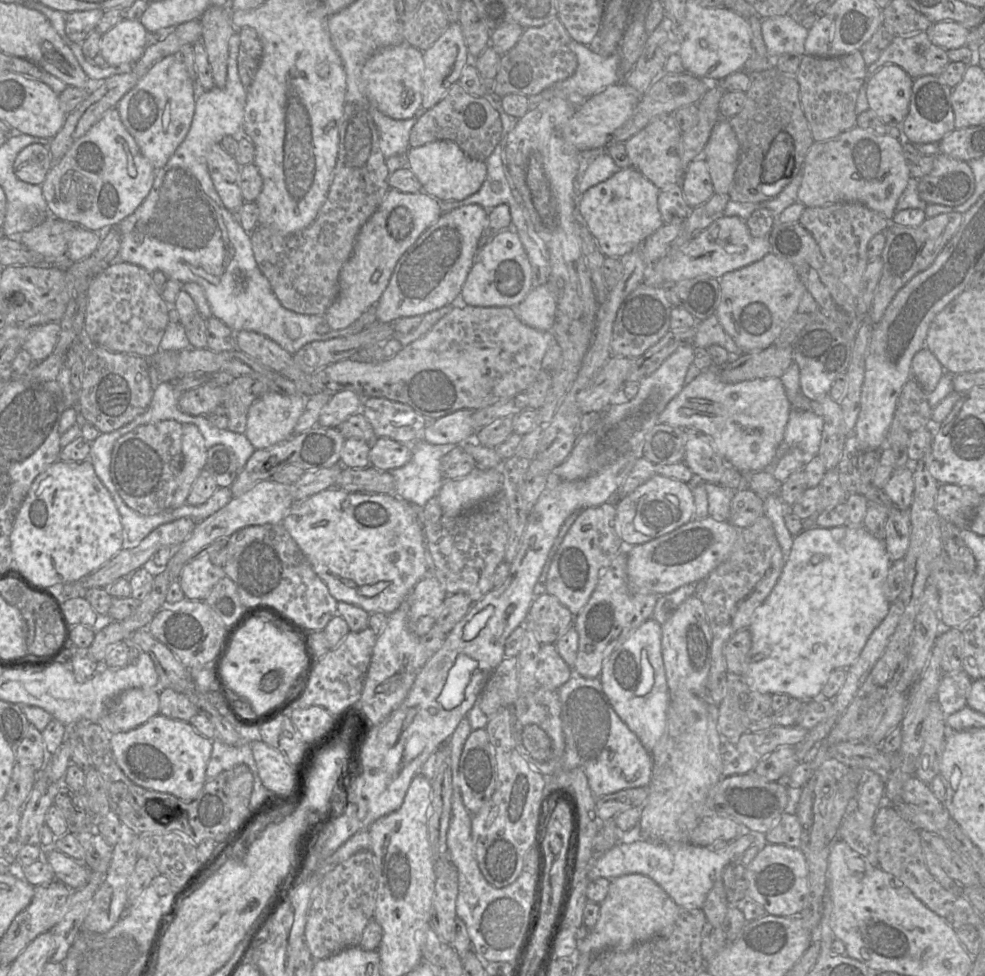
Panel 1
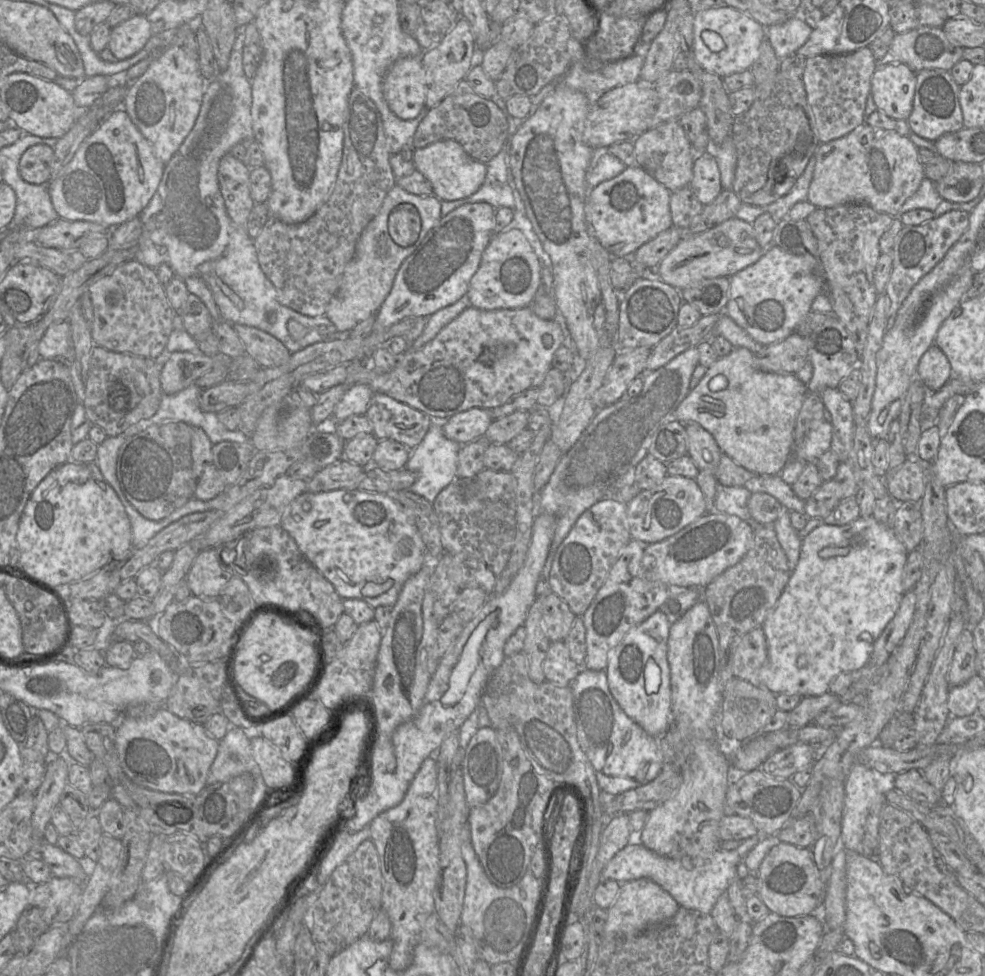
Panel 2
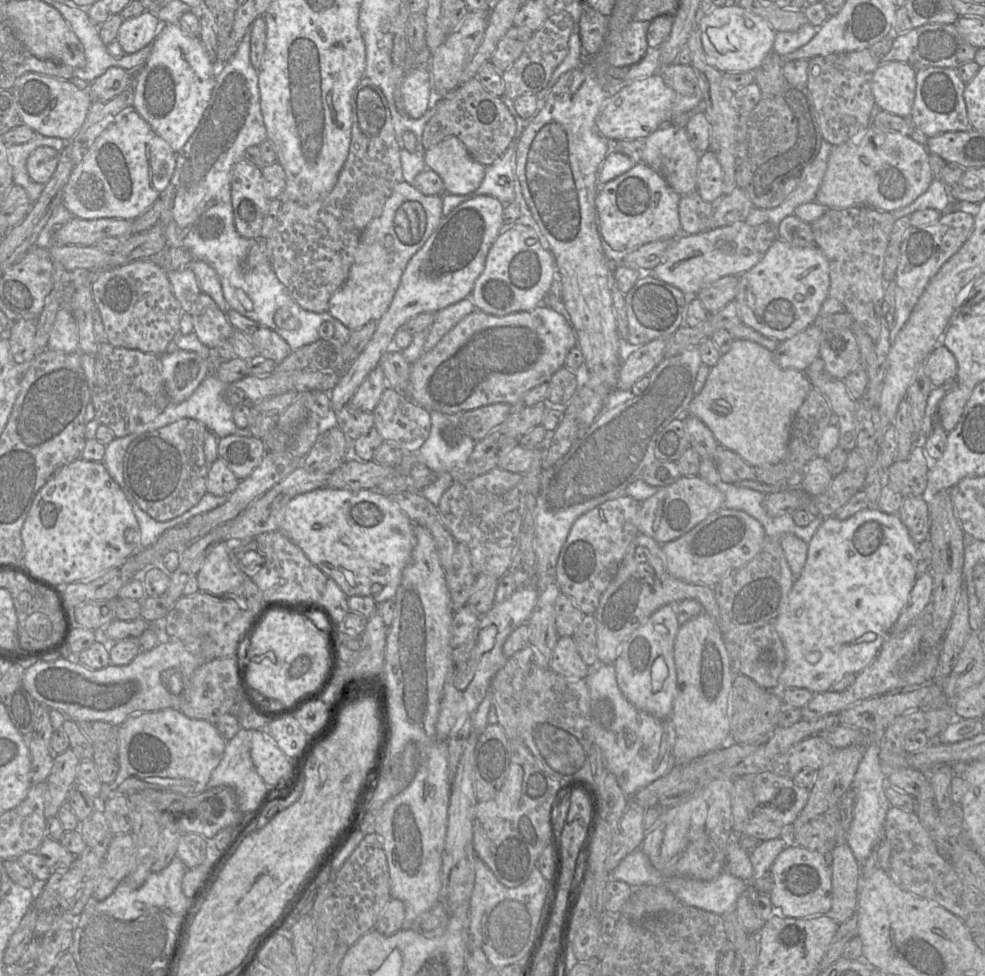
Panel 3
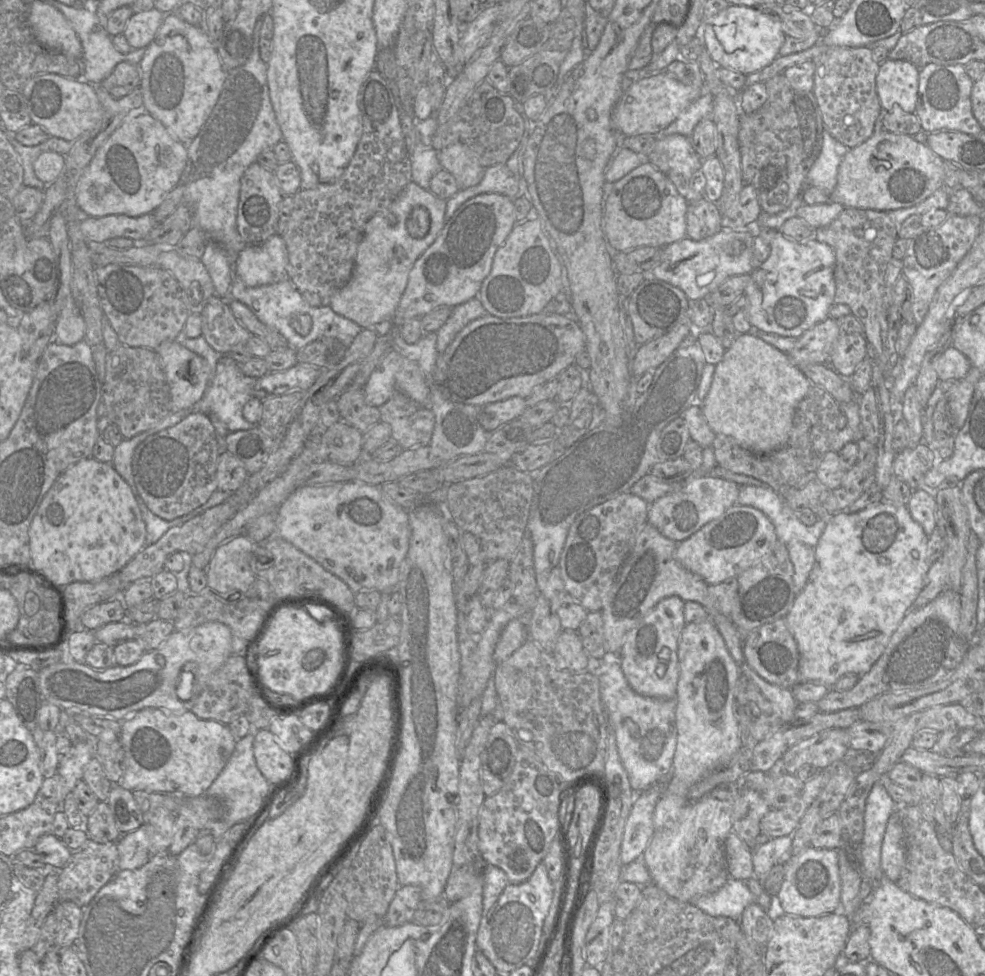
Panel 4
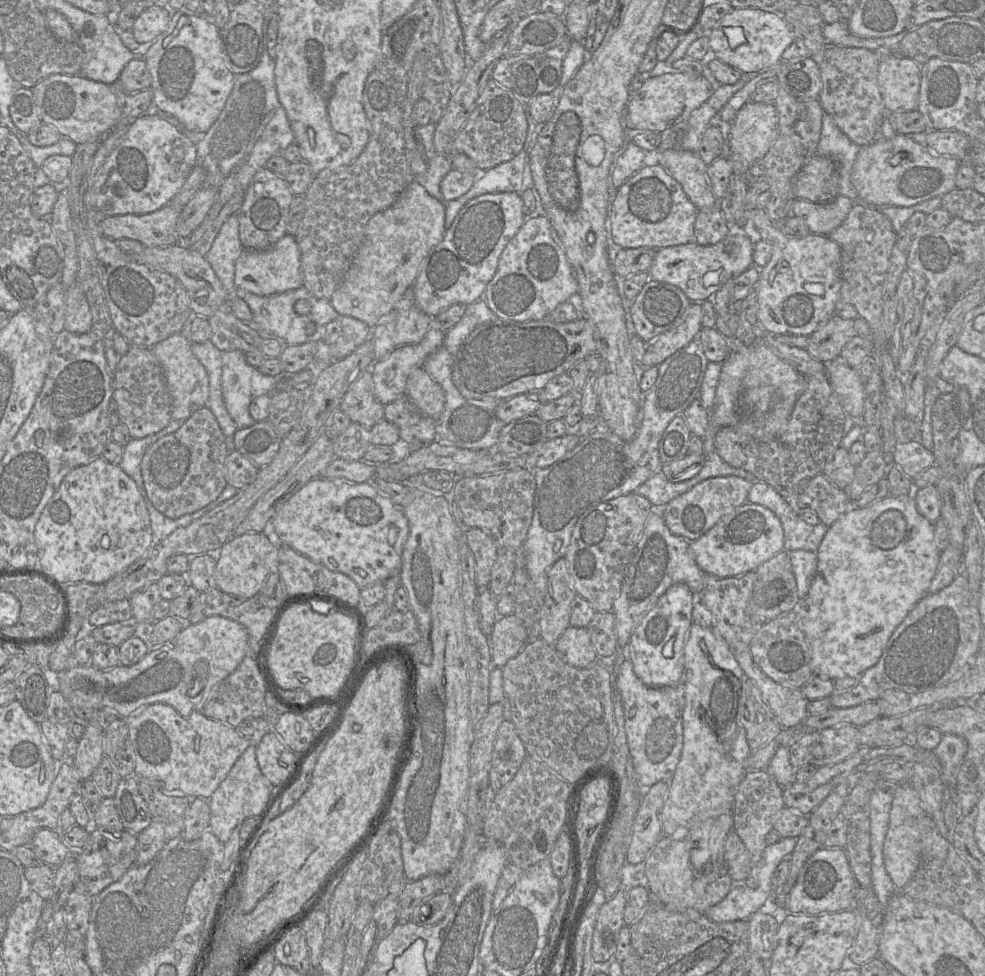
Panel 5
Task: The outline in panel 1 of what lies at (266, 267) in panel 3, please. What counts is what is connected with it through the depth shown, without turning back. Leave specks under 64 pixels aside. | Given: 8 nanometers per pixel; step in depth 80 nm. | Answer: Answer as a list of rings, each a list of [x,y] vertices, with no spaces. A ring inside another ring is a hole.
[[[239,32],[230,37],[228,46],[229,56],[224,88],[214,86],[198,95],[190,129],[166,165],[156,170],[148,196],[131,215],[112,227],[118,229],[121,237],[118,260],[138,265],[150,273],[162,271],[169,279],[181,284],[198,283],[205,292],[213,317],[221,320],[235,333],[246,330],[265,335],[293,355],[310,342],[339,338],[360,331],[356,331],[353,324],[340,330],[332,330],[329,326],[328,333],[320,335],[316,332],[316,327],[325,321],[325,315],[301,314],[283,307],[256,263],[250,234],[235,219],[234,213],[226,209],[213,185],[208,171],[207,154],[210,148],[214,144],[219,144],[225,136],[234,136],[242,132],[247,96],[247,88],[243,86],[238,73]],[[289,321],[300,325],[299,338],[291,339],[287,335],[285,323]]]

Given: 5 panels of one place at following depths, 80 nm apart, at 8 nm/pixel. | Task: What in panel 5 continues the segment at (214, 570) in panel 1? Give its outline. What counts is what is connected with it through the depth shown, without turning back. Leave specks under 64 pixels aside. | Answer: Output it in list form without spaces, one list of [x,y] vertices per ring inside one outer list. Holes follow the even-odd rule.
[[[271,521],[268,532],[245,533],[228,540],[219,549],[219,559],[215,569],[216,587],[237,599],[249,599],[257,595],[268,576],[278,572],[278,550],[276,534]]]

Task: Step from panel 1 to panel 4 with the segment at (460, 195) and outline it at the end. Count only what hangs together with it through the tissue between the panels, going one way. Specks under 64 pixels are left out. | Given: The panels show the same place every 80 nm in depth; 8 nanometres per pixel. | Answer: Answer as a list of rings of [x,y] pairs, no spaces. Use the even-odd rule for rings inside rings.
[[[457,142],[438,151],[438,159],[442,169],[454,176],[460,190],[475,186],[483,179],[486,168],[479,164],[471,150],[463,143]]]

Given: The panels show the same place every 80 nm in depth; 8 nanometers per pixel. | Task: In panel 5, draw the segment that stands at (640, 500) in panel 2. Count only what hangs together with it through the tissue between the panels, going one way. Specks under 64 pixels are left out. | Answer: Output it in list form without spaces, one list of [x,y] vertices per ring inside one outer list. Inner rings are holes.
[[[733,475],[708,478],[672,499],[665,506],[655,508],[661,511],[667,527],[673,534],[691,542],[714,527],[722,517],[746,503],[752,485],[752,482]]]

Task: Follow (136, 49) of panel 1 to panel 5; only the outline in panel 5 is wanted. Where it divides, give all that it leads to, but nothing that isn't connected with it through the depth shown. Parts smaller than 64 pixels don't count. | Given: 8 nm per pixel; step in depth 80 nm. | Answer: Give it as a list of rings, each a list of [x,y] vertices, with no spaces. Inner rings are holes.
[[[146,8],[131,28],[139,44],[155,41],[168,27],[172,12],[168,8]]]

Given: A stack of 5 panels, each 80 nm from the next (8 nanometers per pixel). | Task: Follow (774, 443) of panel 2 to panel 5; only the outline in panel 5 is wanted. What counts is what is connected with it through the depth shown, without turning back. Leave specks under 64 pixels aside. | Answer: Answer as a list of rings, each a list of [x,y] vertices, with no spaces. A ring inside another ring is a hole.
[[[759,337],[751,346],[729,353],[721,364],[713,409],[713,428],[734,427],[741,435],[756,439],[771,439],[782,433],[797,399],[807,386],[807,378],[794,366],[778,356]]]

